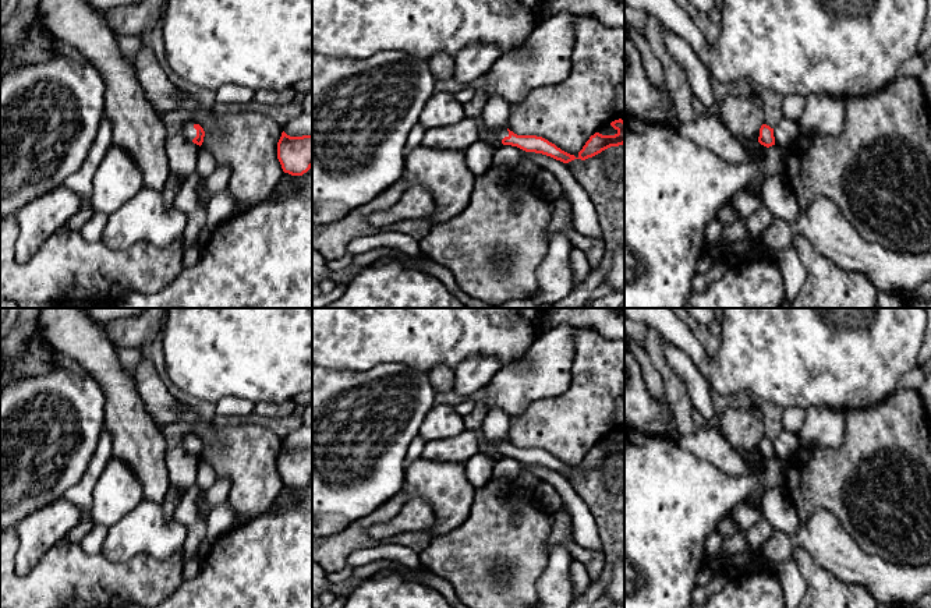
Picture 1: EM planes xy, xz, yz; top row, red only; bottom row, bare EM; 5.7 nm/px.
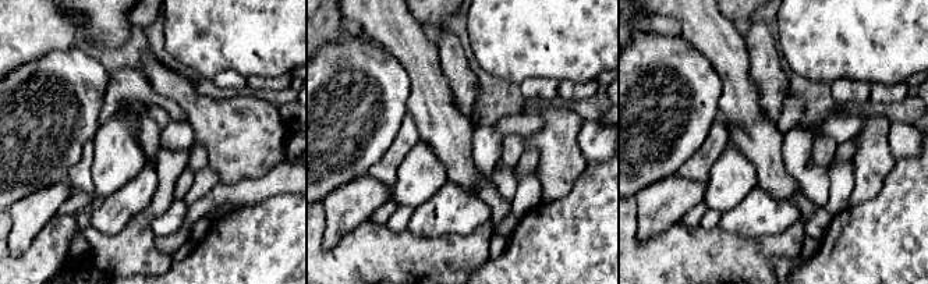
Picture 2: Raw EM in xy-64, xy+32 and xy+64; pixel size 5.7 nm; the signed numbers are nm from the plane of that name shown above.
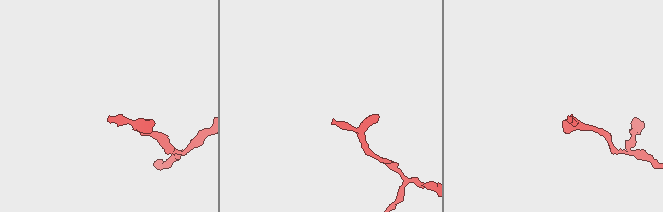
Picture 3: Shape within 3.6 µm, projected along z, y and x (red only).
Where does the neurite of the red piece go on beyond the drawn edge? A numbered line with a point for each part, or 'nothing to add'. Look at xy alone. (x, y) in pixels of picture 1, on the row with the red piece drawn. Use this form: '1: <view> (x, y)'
1: xy (190, 133)

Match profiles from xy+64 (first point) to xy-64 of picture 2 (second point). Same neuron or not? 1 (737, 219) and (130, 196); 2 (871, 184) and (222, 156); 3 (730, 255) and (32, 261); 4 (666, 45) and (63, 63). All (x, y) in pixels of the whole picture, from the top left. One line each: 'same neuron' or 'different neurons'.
1: same neuron
2: same neuron
3: same neuron
4: same neuron

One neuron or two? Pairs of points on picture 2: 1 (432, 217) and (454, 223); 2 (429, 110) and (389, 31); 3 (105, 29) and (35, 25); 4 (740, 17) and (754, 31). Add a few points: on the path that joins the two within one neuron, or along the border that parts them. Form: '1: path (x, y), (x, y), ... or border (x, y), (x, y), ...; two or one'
1: path (438, 219), (449, 219); one
2: path (429, 91), (422, 64), (408, 50); one
3: path (88, 29), (75, 29), (71, 25), (52, 25); one
4: border (751, 20), (744, 25); two

